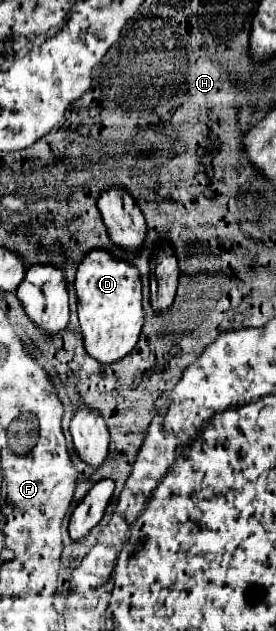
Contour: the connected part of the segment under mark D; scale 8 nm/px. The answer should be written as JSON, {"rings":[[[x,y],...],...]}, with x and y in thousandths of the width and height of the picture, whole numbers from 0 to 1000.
{"rings":[[[333,395],[283,420],[268,455],[312,556],[362,575],[406,575],[471,559],[522,515],[507,429],[486,420],[442,417],[384,395]]]}

